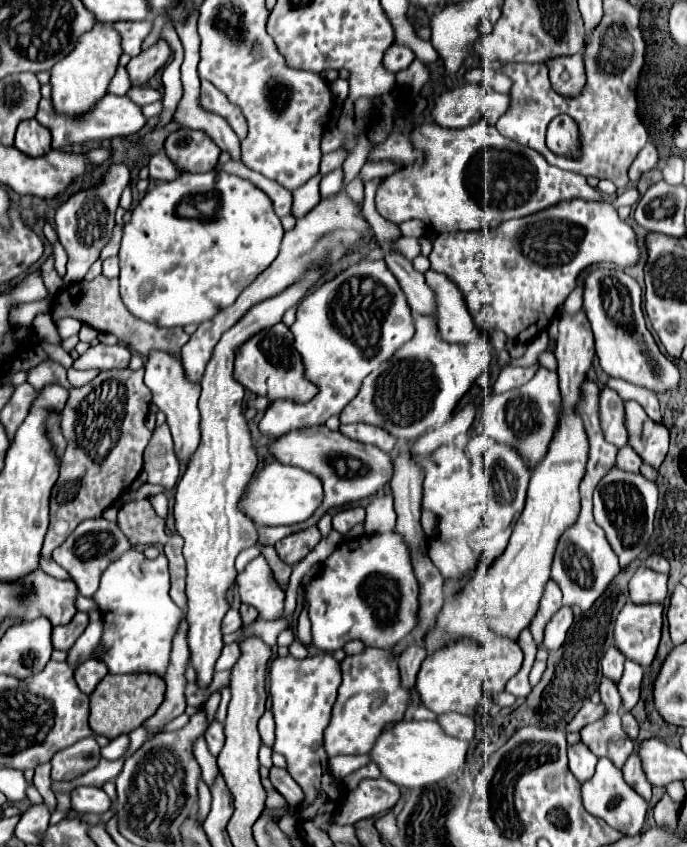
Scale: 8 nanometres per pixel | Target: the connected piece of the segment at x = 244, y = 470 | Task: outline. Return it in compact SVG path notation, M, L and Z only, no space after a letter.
M305 272L305 280L291 284L289 288L285 288L285 292L279 292L271 300L255 304L215 344L213 356L201 380L201 398L199 398L201 444L193 454L189 468L181 476L175 494L175 528L185 540L183 544L183 556L187 568L185 594L189 602L187 640L191 650L191 664L199 674L197 684L201 688L211 684L213 666L223 648L221 620L229 610L225 592L237 578L235 558L243 548L257 544L257 526L237 508L251 476L257 470L257 456L241 408L245 388L233 378L233 362L237 356L237 348L245 344L249 336L255 336L257 332L281 322L283 314L291 306L299 304L321 276L323 276L321 272Z

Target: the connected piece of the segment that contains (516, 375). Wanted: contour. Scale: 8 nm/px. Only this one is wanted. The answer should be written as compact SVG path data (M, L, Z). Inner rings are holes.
M505 366L499 374L499 378L495 380L493 384L493 392L495 394L501 394L501 392L507 392L507 390L513 390L513 388L519 388L523 386L525 382L529 382L535 372L537 372L539 366L529 366L529 368L515 368L515 366Z

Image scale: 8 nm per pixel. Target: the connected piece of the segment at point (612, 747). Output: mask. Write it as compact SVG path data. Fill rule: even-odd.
M603 678L599 696L605 704L605 716L581 728L581 742L597 758L609 758L617 768L623 768L625 760L633 752L633 742L621 728L621 696L617 692L617 684Z

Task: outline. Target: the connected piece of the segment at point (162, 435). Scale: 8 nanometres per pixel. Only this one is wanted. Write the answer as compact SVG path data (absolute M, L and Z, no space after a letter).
M167 424L153 430L153 436L145 448L143 470L147 472L147 482L151 484L161 484L167 490L177 484L179 460L173 452L173 438Z

